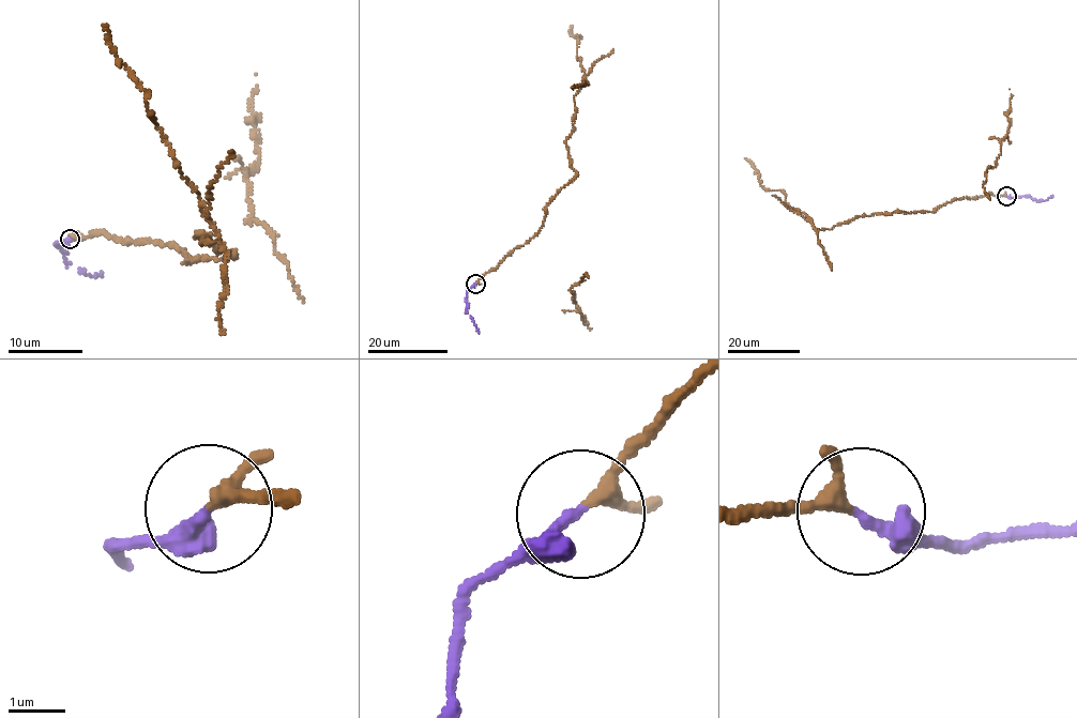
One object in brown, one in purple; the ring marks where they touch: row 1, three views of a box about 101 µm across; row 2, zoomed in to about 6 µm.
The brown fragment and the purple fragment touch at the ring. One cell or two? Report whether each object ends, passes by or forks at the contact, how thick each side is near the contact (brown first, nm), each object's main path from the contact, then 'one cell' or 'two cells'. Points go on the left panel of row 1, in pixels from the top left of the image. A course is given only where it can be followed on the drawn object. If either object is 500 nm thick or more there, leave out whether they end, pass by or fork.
brown passes by | purple ends | 200/320 nm | brown via (70, 239), (156, 240), (185, 261), (233, 255), (196, 235), (218, 240), (104, 26) | purple via (70, 239), (58, 243), (67, 262), (95, 277), (103, 274) | one cell

